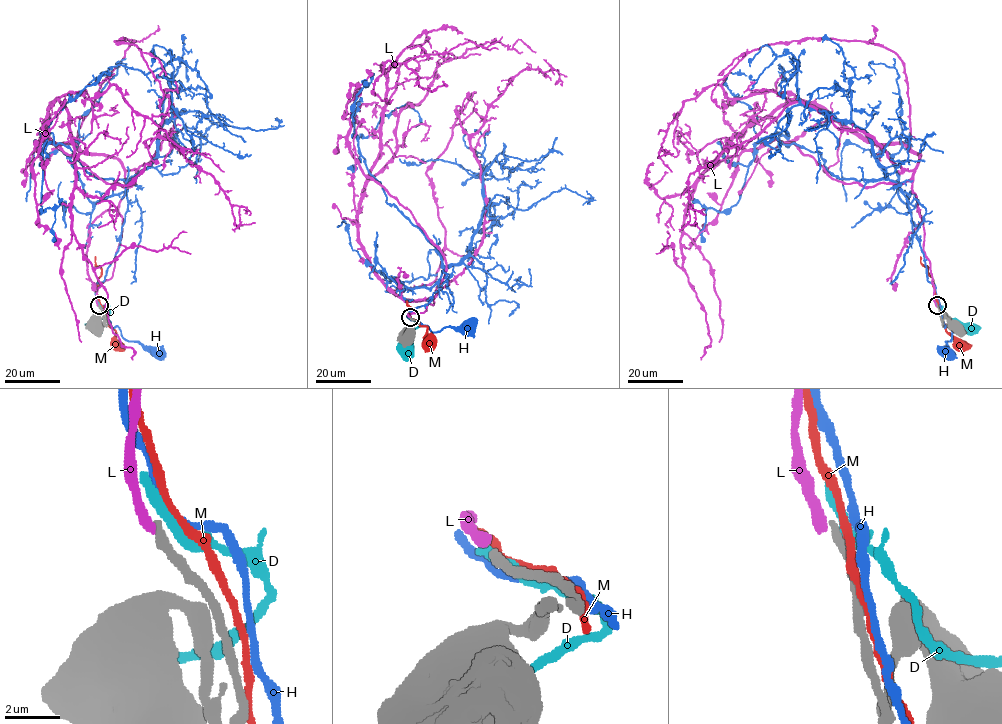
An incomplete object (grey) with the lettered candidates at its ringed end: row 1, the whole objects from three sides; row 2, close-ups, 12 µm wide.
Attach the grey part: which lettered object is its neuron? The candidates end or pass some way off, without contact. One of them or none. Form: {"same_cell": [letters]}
{"same_cell": []}

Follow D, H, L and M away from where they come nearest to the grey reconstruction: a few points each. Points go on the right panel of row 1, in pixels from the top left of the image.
D: (938, 304), (948, 317), (969, 324), (970, 327)
H: (938, 304), (944, 326), (951, 330), (945, 354)
L: (936, 305), (912, 190), (919, 155), (790, 100), (728, 144), (686, 207), (682, 267), (711, 340), (701, 359)
M: (938, 304), (945, 330), (961, 343)

